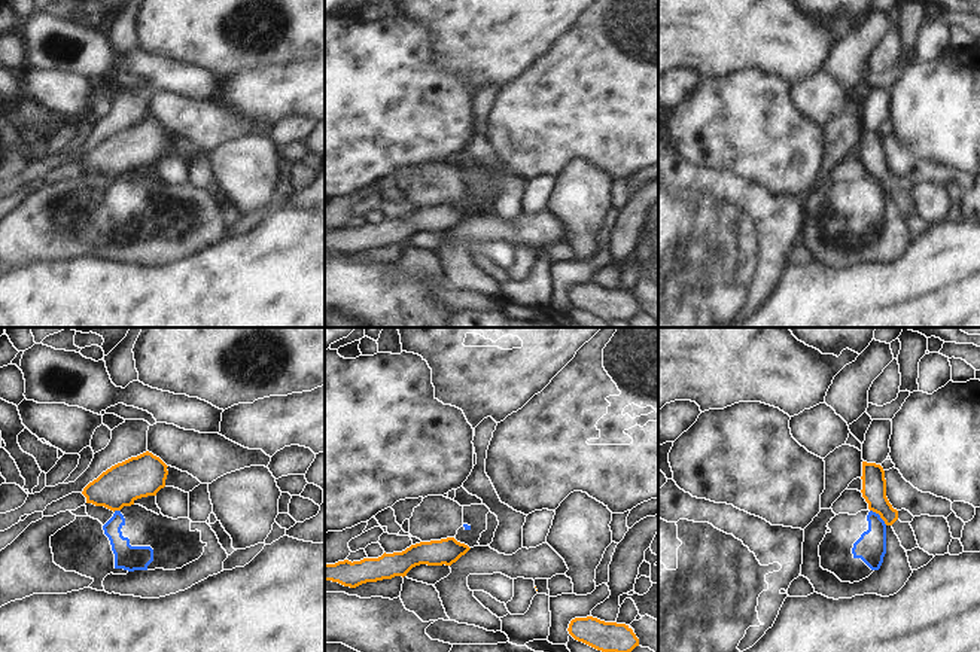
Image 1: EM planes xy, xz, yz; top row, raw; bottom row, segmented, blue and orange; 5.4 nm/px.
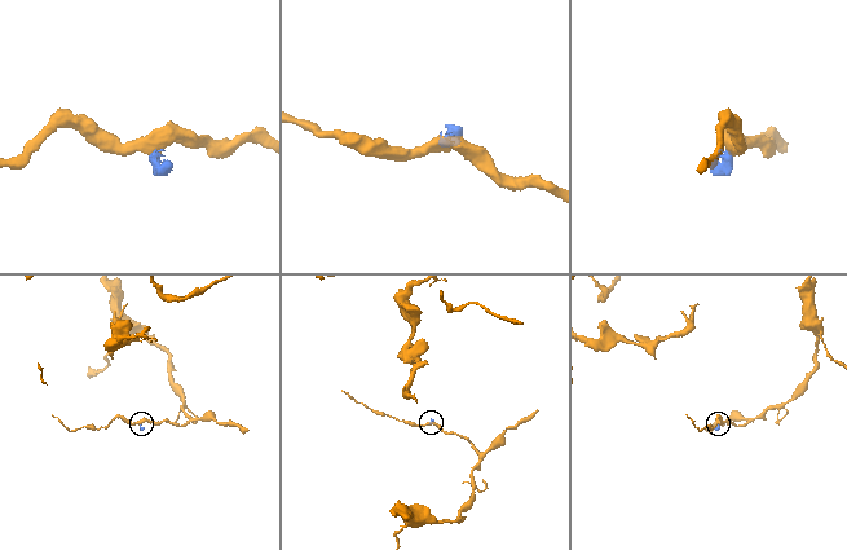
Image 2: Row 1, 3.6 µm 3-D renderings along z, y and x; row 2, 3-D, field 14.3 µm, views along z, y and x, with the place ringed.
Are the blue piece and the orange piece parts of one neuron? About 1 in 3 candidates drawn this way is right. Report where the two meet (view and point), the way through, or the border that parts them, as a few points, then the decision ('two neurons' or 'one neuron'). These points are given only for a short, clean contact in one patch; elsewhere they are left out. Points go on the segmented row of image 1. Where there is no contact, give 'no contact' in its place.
yz (879, 515) | along yz (870, 509), (886, 524) | two neurons

